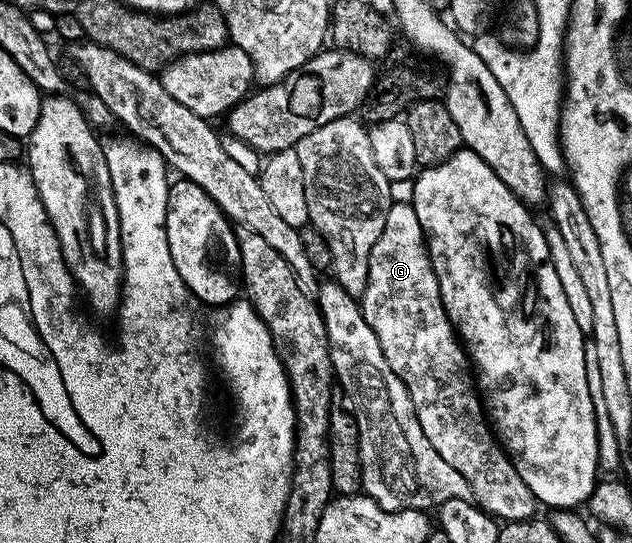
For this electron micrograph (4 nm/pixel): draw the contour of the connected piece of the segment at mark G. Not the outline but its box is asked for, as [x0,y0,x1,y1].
[361,200,536,523]

